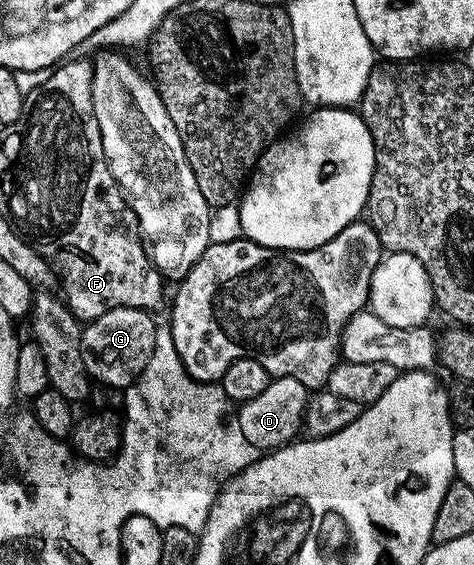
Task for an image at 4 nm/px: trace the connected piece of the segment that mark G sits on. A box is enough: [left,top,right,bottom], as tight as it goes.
[81,307,158,387]

